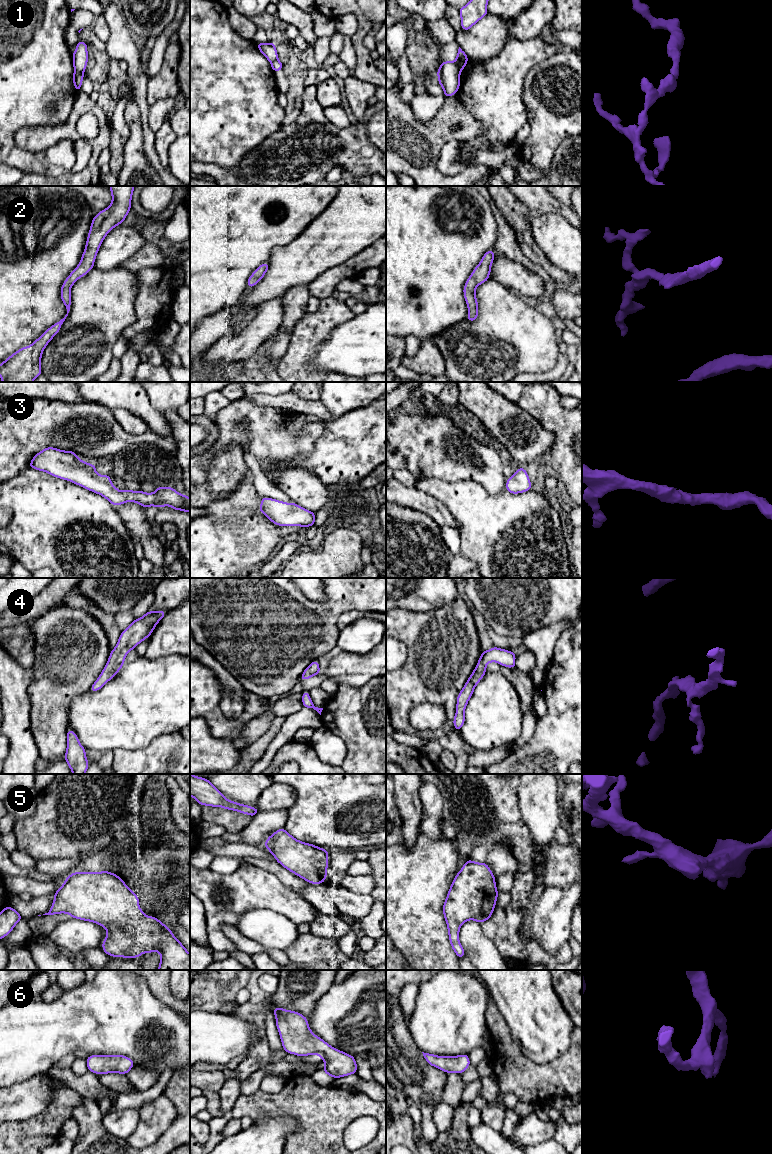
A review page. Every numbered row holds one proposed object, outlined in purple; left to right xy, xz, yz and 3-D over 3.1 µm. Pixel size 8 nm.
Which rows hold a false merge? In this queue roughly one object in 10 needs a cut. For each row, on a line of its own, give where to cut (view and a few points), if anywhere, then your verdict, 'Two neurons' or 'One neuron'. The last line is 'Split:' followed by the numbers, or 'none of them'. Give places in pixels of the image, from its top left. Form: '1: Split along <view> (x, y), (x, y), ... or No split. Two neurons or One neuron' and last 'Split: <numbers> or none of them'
1: Split along yz (453, 62), (460, 71). Two neurons
2: No split. One neuron
3: No split. One neuron
4: No split. One neuron
5: No split. One neuron
6: No split. One neuron
Split: 1

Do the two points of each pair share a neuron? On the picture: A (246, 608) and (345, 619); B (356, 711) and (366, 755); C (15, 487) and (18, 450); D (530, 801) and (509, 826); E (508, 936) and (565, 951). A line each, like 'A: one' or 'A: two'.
A: two
B: one
C: two
D: two
E: one

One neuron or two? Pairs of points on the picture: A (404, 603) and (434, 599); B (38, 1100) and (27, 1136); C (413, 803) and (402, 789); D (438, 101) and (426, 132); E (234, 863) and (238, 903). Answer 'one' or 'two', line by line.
A: one
B: two
C: one
D: two
E: two

